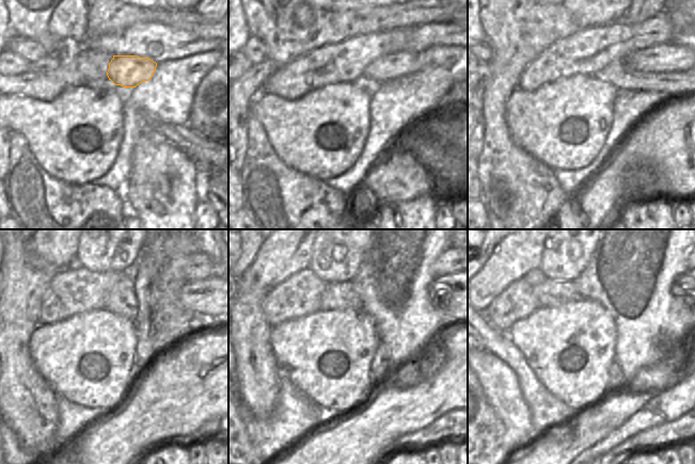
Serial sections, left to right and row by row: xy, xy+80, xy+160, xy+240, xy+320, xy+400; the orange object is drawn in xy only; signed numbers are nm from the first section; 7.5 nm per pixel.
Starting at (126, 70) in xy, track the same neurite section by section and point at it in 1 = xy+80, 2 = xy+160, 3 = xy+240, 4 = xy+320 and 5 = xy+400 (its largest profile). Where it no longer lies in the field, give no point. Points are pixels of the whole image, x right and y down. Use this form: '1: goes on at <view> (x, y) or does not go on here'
1: goes on at xy+80 (388, 67)
2: goes on at xy+160 (668, 58)
3: goes on at xy+240 (205, 298)
4: goes on at xy+320 (445, 290)
5: goes on at xy+400 (684, 286)

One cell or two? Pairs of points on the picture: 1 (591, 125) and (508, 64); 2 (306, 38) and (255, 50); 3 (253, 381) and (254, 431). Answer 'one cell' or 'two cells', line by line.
1: two cells
2: two cells
3: two cells

